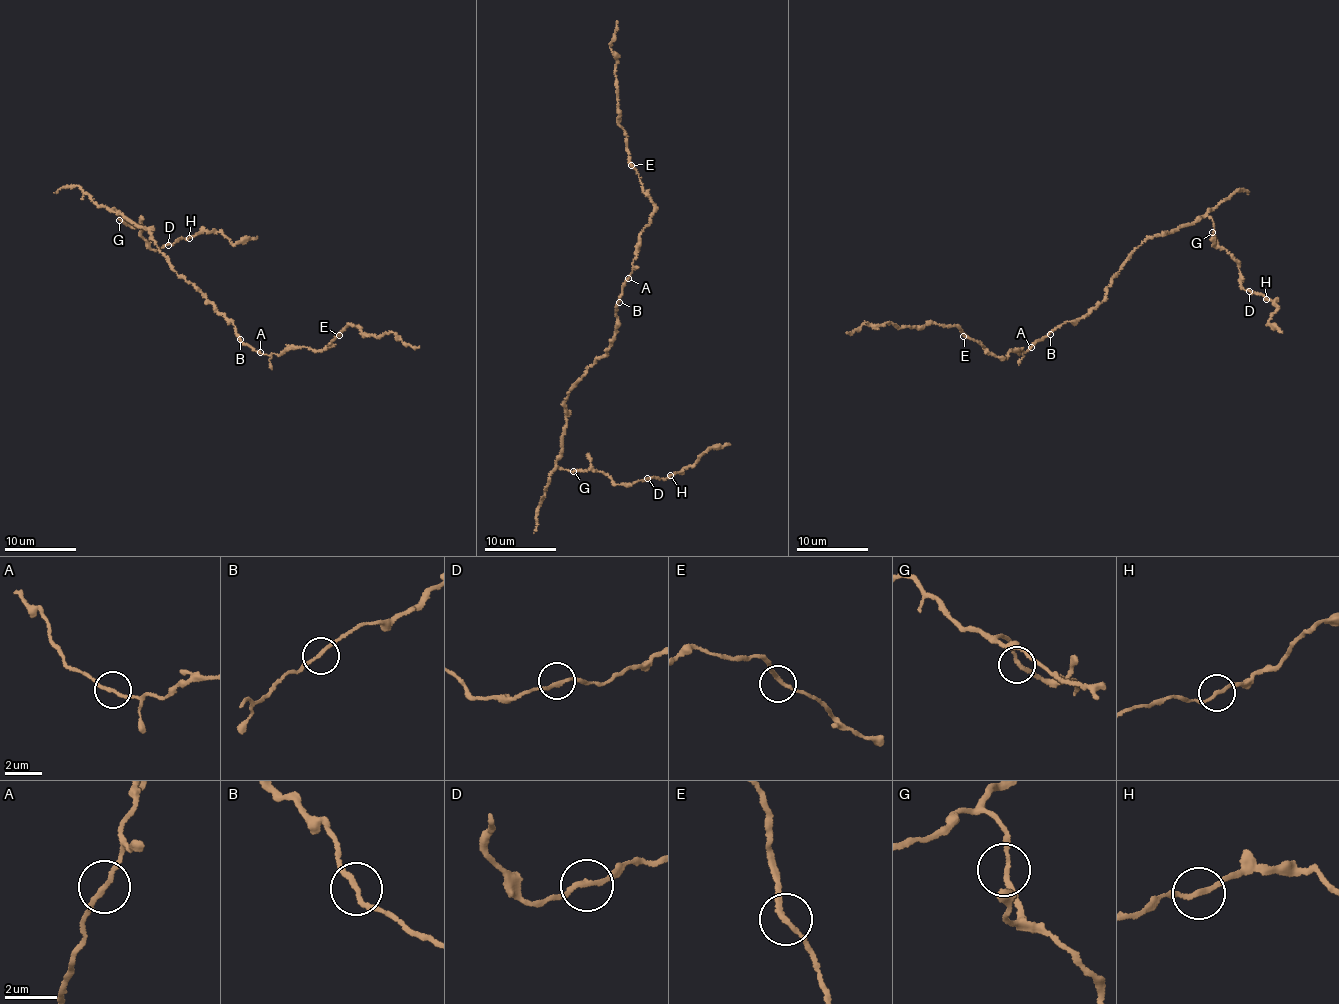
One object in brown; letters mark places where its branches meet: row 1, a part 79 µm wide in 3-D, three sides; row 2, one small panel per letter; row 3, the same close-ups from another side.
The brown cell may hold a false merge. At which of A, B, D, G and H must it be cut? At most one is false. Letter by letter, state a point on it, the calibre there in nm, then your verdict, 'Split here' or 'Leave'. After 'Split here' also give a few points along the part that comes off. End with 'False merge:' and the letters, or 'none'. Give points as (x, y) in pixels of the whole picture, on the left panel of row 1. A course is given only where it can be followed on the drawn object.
A: Place: (260, 352). Thickness 180 nm. Leave
B: Place: (240, 339). Thickness 180 nm. Leave
D: Place: (168, 245). Thickness 180 nm. Leave
G: Place: (119, 220). Thickness 170 nm. Leave
H: Place: (189, 238). Thickness 170 nm. Leave
False merge: none

